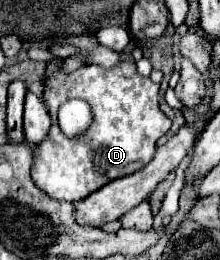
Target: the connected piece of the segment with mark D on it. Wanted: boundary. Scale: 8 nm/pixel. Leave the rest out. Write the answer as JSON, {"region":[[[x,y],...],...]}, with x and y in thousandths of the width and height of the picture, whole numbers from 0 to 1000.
{"region":[[[600,231],[536,238],[500,269],[400,246],[318,285],[282,285],[273,269],[236,277],[227,246],[218,285],[200,392],[227,446],[255,446],[273,392],[300,392],[318,369],[382,377],[427,431],[418,485],[364,531],[309,538],[245,469],[209,546],[155,569],[164,631],[145,685],[155,708],[227,762],[309,777],[382,769],[473,708],[655,646],[700,608],[709,538],[773,500],[782,462],[718,415],[727,331],[682,300],[636,292]]]}

